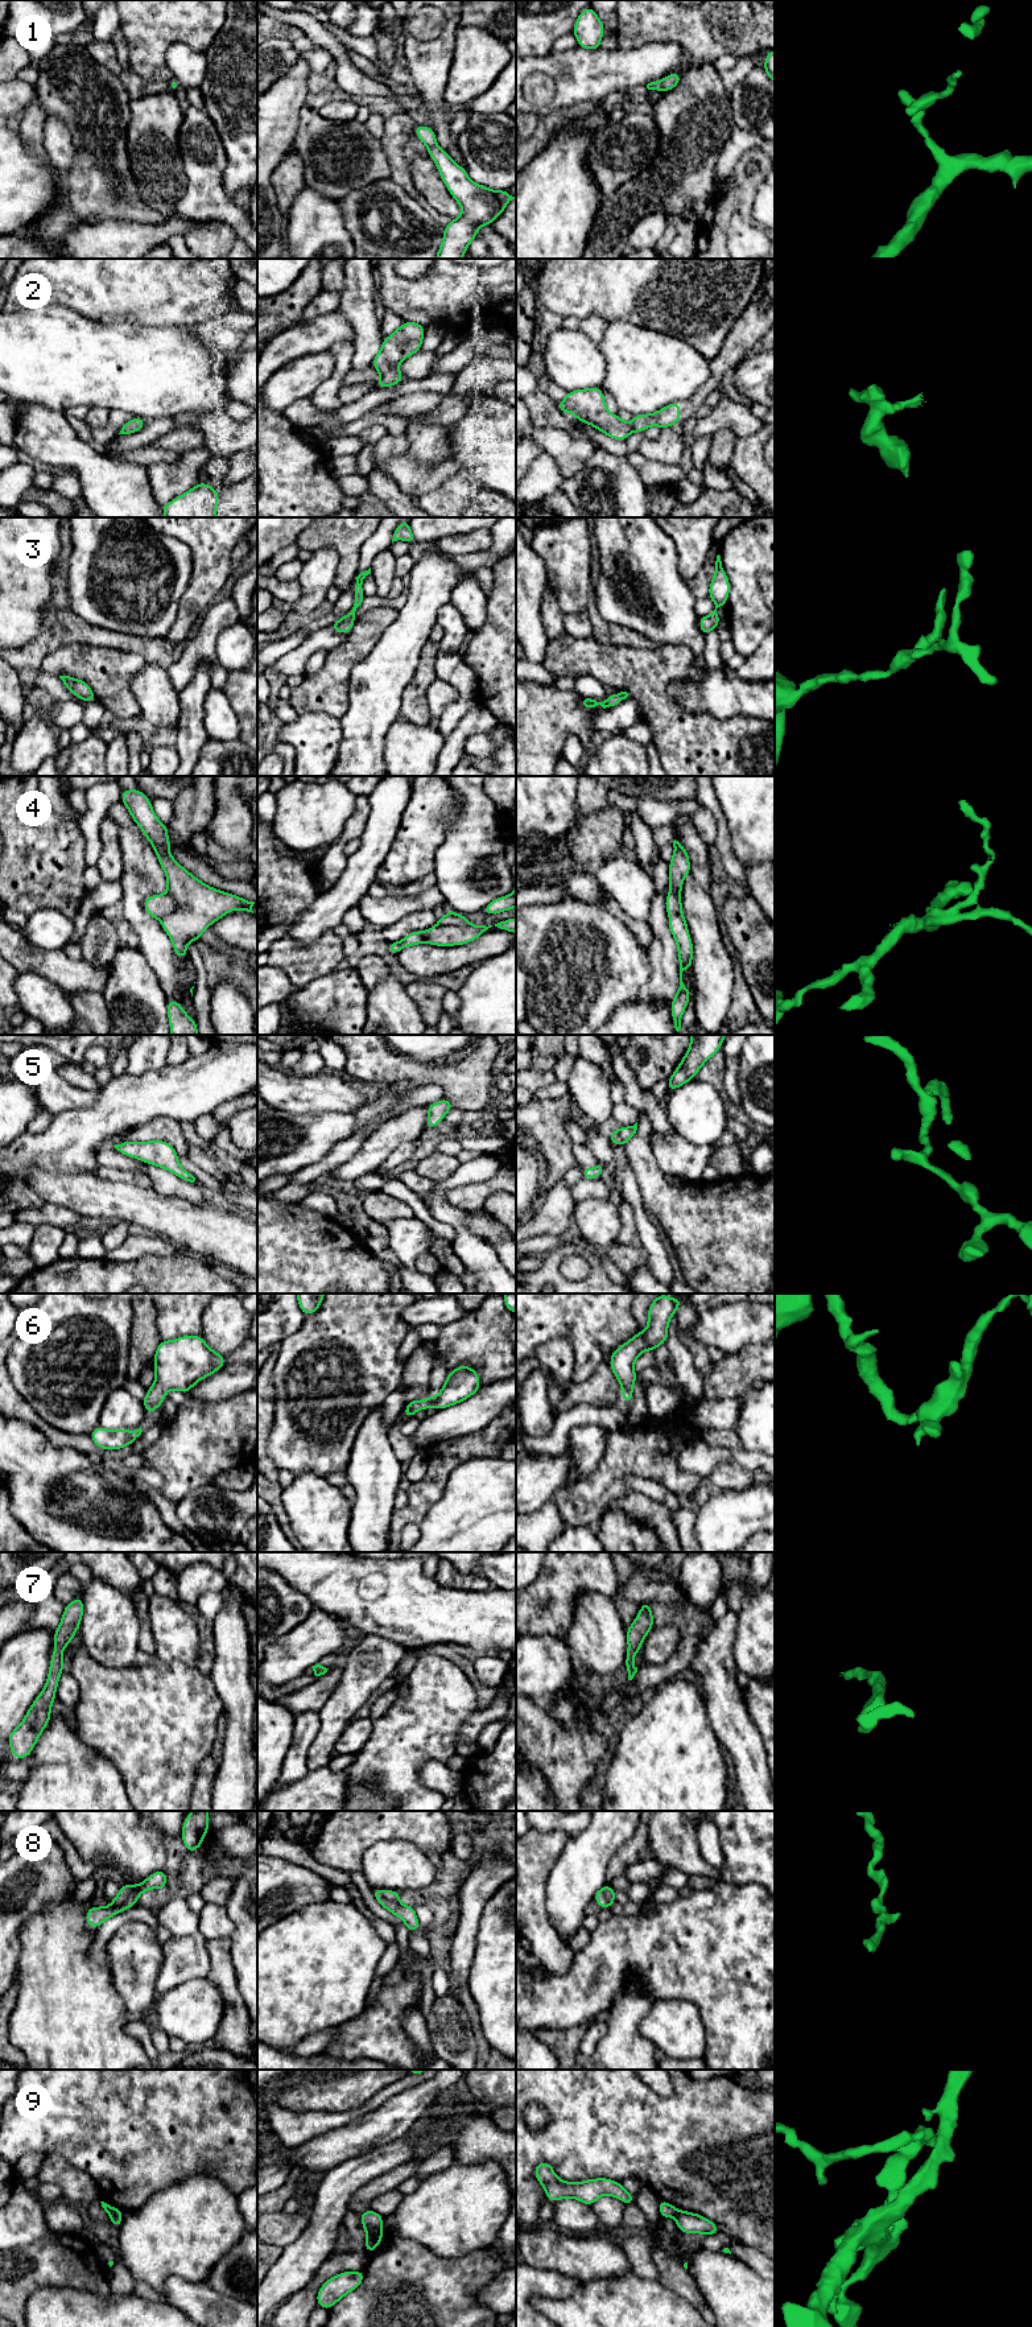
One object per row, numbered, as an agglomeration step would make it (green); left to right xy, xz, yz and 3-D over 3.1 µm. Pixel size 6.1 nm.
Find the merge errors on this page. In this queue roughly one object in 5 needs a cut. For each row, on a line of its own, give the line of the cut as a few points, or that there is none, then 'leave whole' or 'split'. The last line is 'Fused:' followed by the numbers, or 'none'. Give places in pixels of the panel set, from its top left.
1: no cut | leave whole
2: no cut | leave whole
3: no cut | leave whole
4: xz (437, 924), (469, 925) | split
5: no cut | leave whole
6: no cut | leave whole
7: no cut | leave whole
8: no cut | leave whole
9: xz (379, 2229), (367, 2232) | split
Fused: 4, 9

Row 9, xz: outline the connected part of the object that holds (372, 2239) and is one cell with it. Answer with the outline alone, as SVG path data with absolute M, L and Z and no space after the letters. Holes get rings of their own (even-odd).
M371 2231L366 2233L366 2252L372 2253L379 2243L383 2240L384 2233L381 2231Z

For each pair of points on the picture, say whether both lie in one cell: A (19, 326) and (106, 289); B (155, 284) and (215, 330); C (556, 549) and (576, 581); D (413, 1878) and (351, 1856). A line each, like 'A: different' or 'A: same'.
A: different
B: different
C: same
D: different

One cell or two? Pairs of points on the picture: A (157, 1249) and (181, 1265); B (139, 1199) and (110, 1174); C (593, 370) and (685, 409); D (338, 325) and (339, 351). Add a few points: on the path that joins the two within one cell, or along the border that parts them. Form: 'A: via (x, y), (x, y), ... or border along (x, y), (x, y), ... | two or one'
A: border along (178, 1249), (173, 1254), (147, 1254), (136, 1261) | two
B: border along (95, 1172), (110, 1180), (120, 1180), (149, 1188) | two
C: border along (601, 387), (576, 388), (570, 392) | two
D: border along (353, 341), (338, 341), (326, 351) | two

